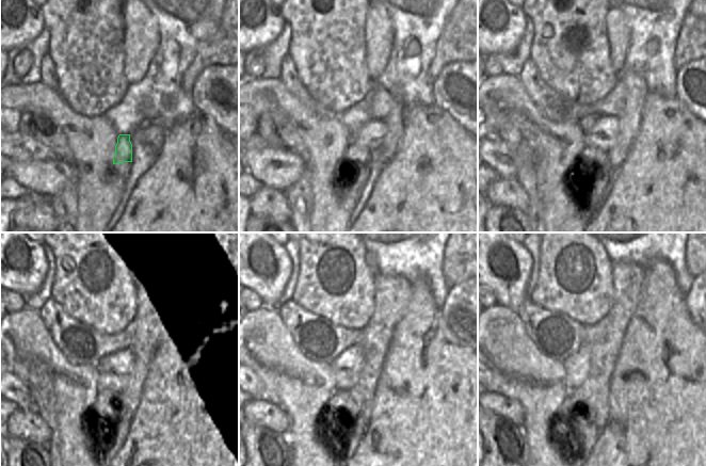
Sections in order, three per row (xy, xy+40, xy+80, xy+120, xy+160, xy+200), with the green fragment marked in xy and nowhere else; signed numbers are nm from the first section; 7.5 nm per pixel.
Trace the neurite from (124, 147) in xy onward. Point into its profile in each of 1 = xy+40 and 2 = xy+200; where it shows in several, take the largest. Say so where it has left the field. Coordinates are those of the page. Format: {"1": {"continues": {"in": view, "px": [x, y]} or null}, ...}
{"1": {"continues": {"in": "xy+40", "px": [355, 154]}}, "2": {"continues": {"in": "xy+200", "px": [570, 412]}}}

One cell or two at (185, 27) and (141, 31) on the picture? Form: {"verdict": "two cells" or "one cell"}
{"verdict": "two cells"}

